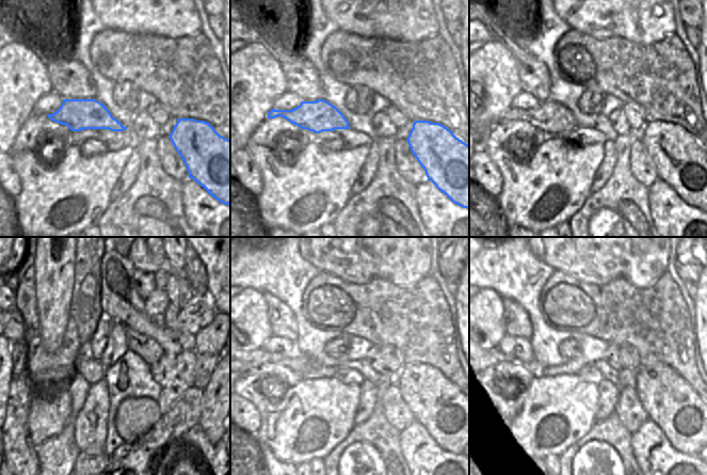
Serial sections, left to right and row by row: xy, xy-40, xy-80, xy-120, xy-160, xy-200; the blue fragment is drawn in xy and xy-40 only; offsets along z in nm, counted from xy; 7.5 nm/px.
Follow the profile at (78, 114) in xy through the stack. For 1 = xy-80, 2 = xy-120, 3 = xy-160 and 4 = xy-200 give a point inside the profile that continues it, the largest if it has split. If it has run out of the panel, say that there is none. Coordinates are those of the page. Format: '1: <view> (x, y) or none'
1: xy-80 (551, 117)
2: xy-120 (66, 360)
3: xy-160 (254, 359)
4: xy-200 (491, 355)

